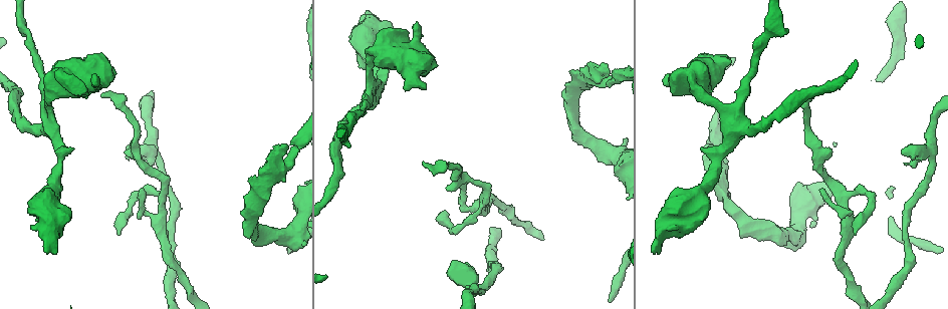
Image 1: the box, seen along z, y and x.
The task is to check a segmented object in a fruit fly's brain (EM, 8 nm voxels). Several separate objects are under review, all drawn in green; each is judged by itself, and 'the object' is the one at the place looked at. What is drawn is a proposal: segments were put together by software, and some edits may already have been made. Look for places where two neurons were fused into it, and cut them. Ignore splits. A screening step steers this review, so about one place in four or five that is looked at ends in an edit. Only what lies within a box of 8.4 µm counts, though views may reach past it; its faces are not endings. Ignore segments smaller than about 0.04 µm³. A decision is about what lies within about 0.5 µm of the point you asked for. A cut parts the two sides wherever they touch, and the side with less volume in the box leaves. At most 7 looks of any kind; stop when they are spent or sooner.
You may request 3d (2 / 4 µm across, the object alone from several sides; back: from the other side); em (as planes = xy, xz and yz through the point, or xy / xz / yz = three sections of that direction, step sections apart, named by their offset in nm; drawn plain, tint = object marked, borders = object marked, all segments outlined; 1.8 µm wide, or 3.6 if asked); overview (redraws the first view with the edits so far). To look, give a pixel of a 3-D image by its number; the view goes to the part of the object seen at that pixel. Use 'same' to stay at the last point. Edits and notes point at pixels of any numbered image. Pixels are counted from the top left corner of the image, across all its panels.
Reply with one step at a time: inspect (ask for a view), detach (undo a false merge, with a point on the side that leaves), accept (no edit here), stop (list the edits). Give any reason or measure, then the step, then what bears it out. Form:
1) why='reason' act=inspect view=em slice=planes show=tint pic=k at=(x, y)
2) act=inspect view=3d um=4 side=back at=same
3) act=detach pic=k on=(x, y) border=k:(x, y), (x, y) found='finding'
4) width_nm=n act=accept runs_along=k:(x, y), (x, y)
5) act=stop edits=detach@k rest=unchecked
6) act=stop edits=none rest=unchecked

why='sharp bend' act=inspect view=3d um=4 pic=1 at=(709, 68)

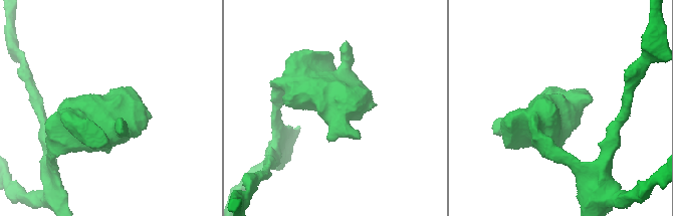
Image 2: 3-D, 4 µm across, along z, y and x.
why='need the tissue' act=inspect view=em slice=xy step=8 show=tint pic=2 at=(111, 110)

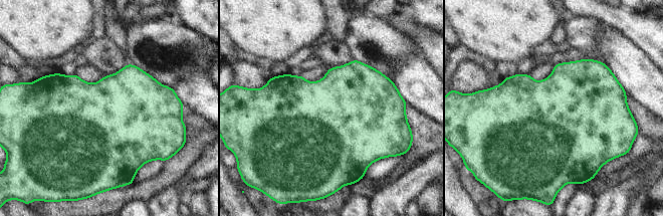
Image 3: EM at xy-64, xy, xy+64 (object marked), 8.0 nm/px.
act=inspect view=em slice=planes show=tint at=same

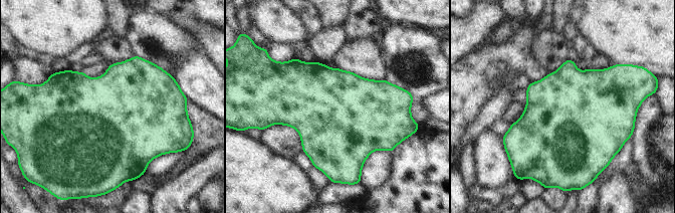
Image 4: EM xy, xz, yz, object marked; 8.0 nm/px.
width_nm=700 act=accept found='continuous, no second neuron'

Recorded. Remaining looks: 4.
why='looks like a crossing' act=inspect view=em slice=planes show=borders pic=1 at=(731, 118)

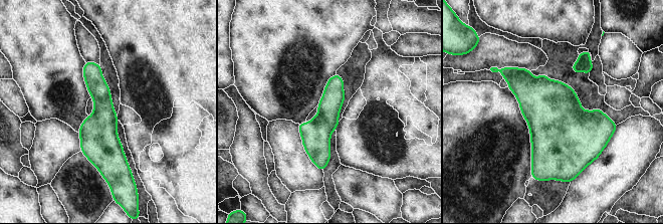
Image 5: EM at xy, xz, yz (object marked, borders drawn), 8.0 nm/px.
act=accept found='continuous, no second neuron'

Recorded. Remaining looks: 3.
why='thick turns thin' act=inspect view=em slice=planes show=borders pic=1 at=(928, 151)

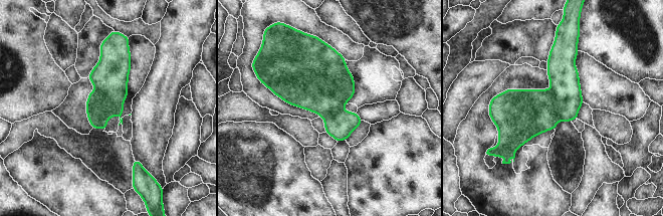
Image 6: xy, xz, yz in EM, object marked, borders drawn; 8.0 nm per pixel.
act=detach pic=6 on=(527, 113) border=6:(551, 88), (559, 120) found='a second neuron is stuck on'

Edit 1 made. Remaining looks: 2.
act=stop edits=detach@6 rest=unchecked

